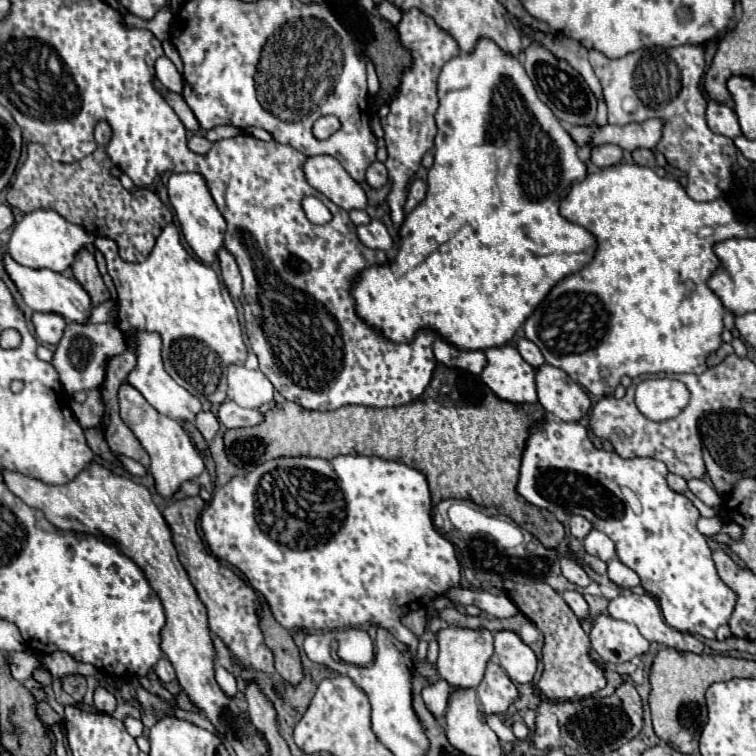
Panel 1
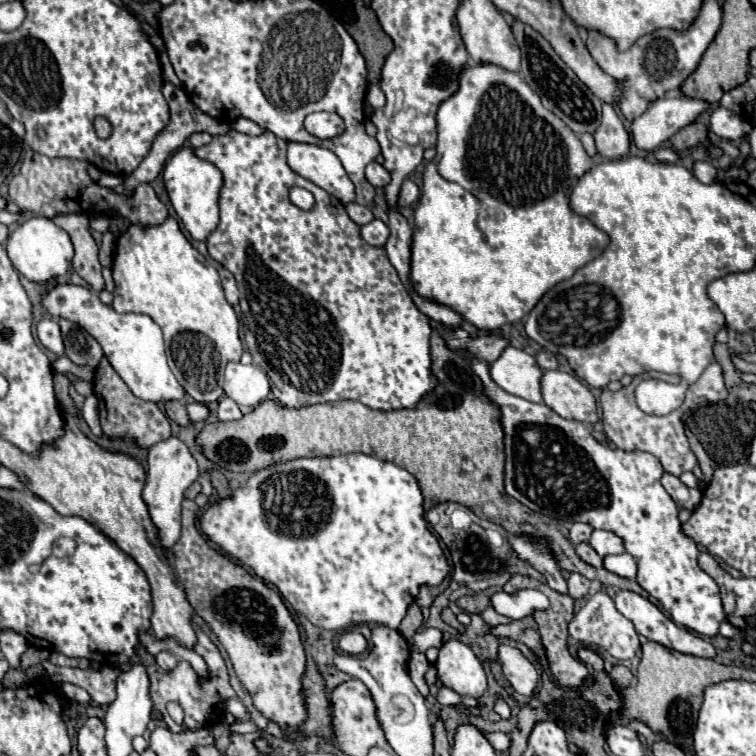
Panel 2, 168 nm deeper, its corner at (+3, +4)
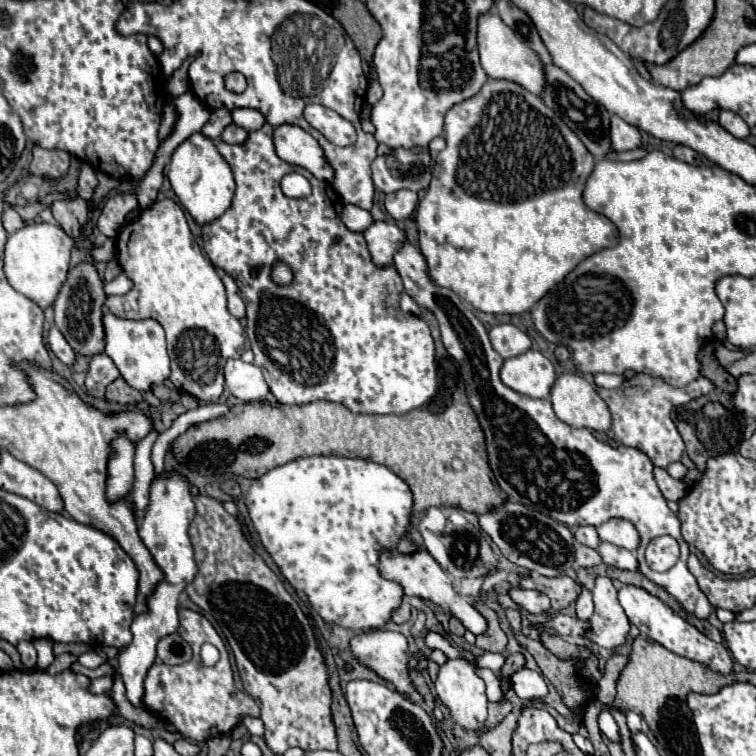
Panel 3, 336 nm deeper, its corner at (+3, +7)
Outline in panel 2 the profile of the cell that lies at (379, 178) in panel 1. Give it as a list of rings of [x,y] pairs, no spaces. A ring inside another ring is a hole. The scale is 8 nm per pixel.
[[[370,162],[370,164],[366,166],[366,180],[368,180],[374,188],[382,188],[382,186],[386,186],[386,184],[390,182],[390,174],[384,170],[382,164]]]

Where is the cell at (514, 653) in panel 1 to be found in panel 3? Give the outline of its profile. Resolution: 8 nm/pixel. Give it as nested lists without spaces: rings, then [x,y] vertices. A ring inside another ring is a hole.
[[[526,667],[520,669],[518,673],[514,673],[510,683],[522,701],[540,701],[548,693],[548,685],[546,685],[544,677],[536,671],[526,669]]]

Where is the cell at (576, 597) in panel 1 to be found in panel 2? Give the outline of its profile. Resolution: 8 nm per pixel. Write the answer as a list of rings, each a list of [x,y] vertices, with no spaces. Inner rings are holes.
[[[514,536],[510,538],[510,546],[516,550],[516,554],[530,562],[534,568],[538,568],[542,572],[542,576],[546,578],[546,584],[556,590],[556,592],[562,592],[566,594],[568,592],[568,586],[566,586],[566,580],[562,578],[560,574],[560,568],[554,560],[554,556],[550,554],[550,550],[546,548],[546,542],[544,540],[530,540],[526,536]]]

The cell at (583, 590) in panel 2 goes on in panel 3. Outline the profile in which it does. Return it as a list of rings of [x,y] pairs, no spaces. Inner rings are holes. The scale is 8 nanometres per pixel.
[[[582,589],[578,601],[576,601],[576,617],[582,621],[588,621],[588,617],[592,617],[594,613],[594,605],[592,605],[592,593]]]

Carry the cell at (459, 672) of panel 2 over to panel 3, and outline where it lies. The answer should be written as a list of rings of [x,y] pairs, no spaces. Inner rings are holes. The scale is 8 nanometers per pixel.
[[[466,659],[448,661],[446,665],[440,667],[438,681],[436,681],[436,693],[438,693],[440,701],[446,705],[450,719],[456,725],[460,725],[468,733],[476,733],[476,731],[484,729],[484,721],[488,715],[488,711],[486,711],[488,699],[484,693],[484,681],[476,675],[476,669]]]

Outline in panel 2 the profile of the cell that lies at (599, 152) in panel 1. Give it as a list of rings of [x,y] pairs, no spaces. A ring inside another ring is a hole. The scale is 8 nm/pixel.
[[[608,102],[602,104],[602,120],[600,120],[600,128],[594,132],[594,140],[596,140],[598,154],[608,160],[622,158],[628,154],[630,136],[616,108]]]

